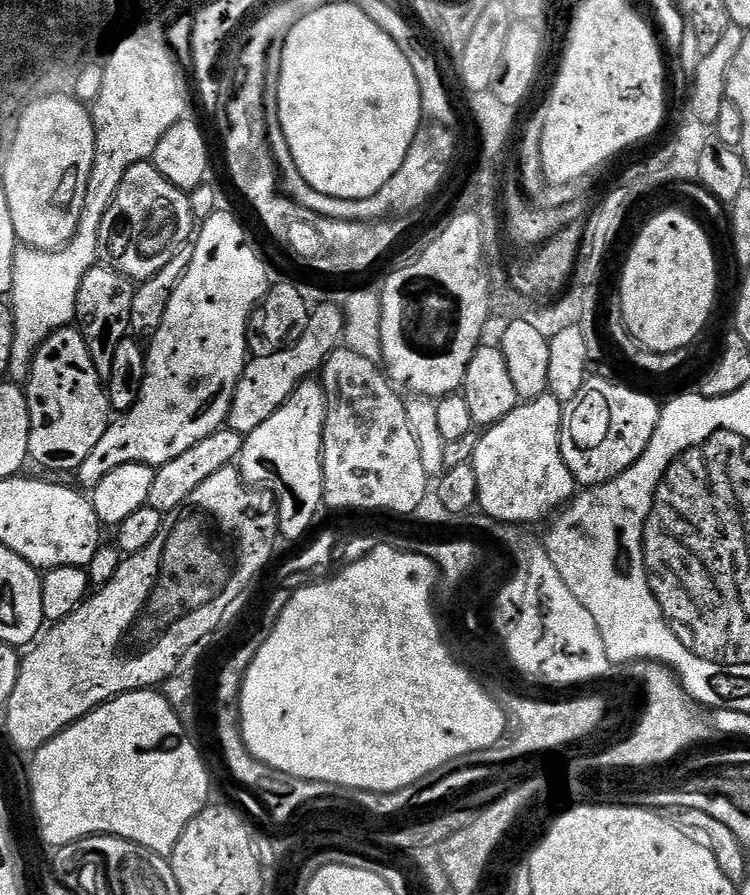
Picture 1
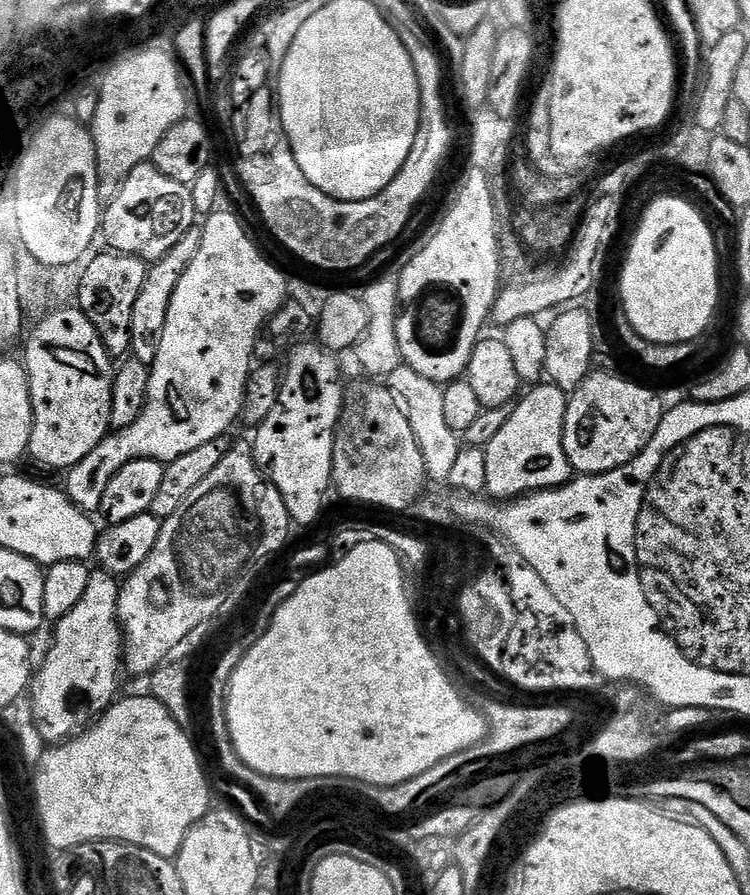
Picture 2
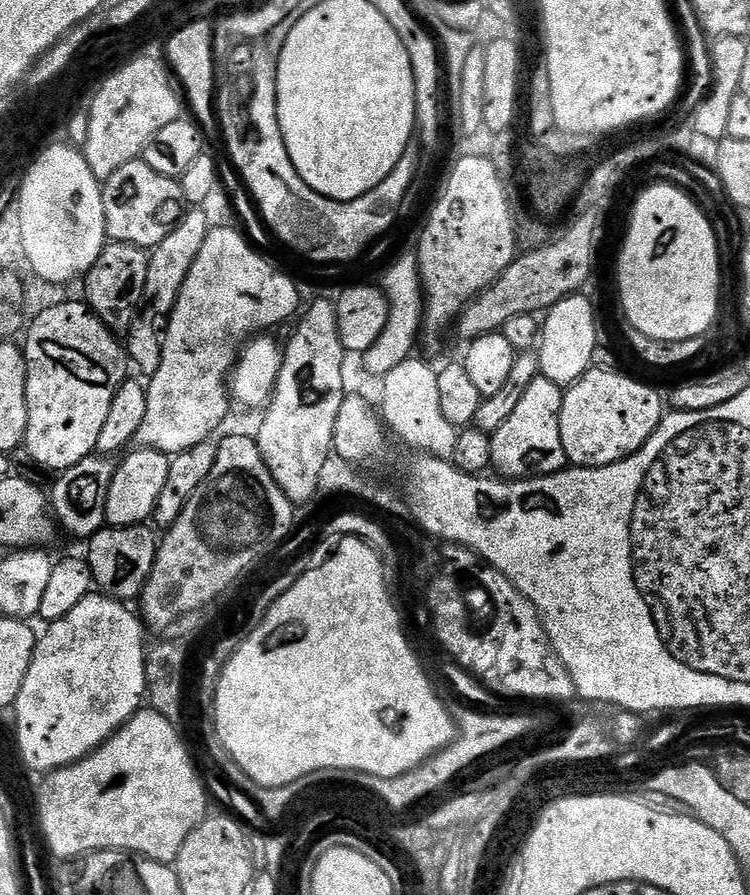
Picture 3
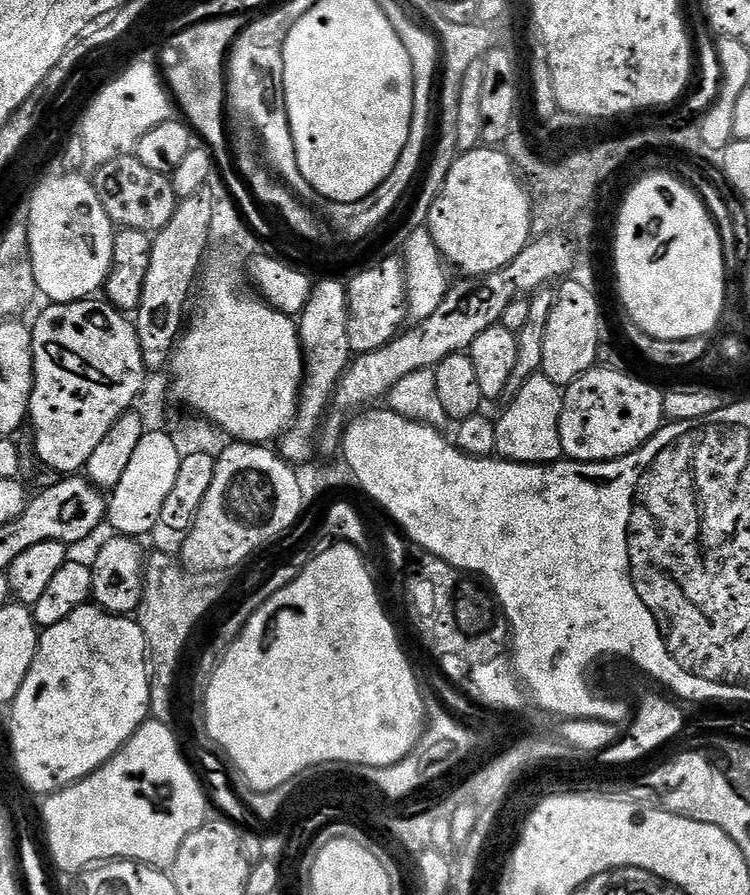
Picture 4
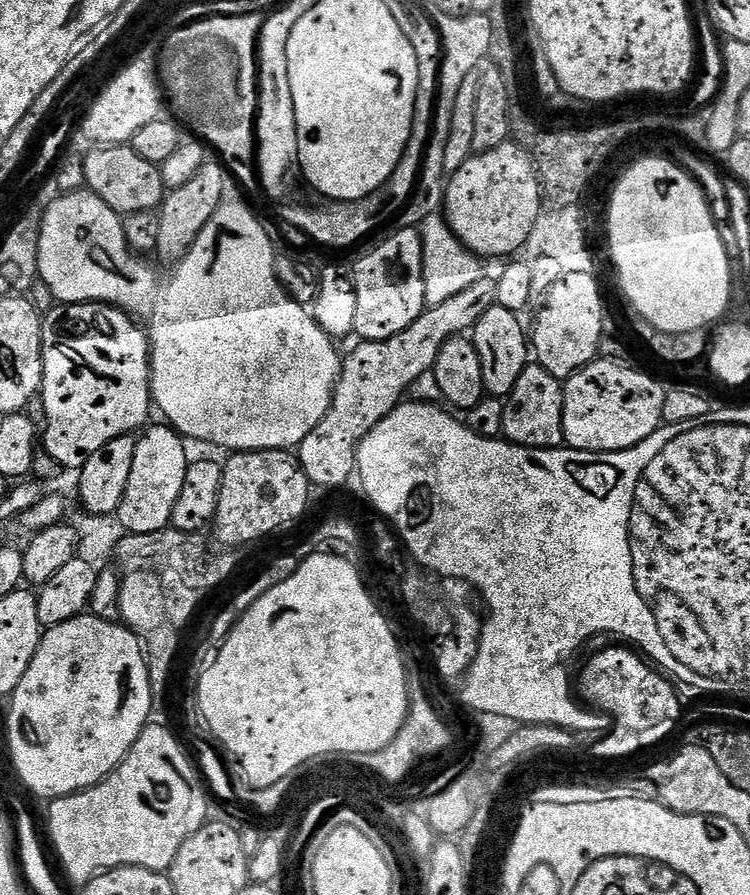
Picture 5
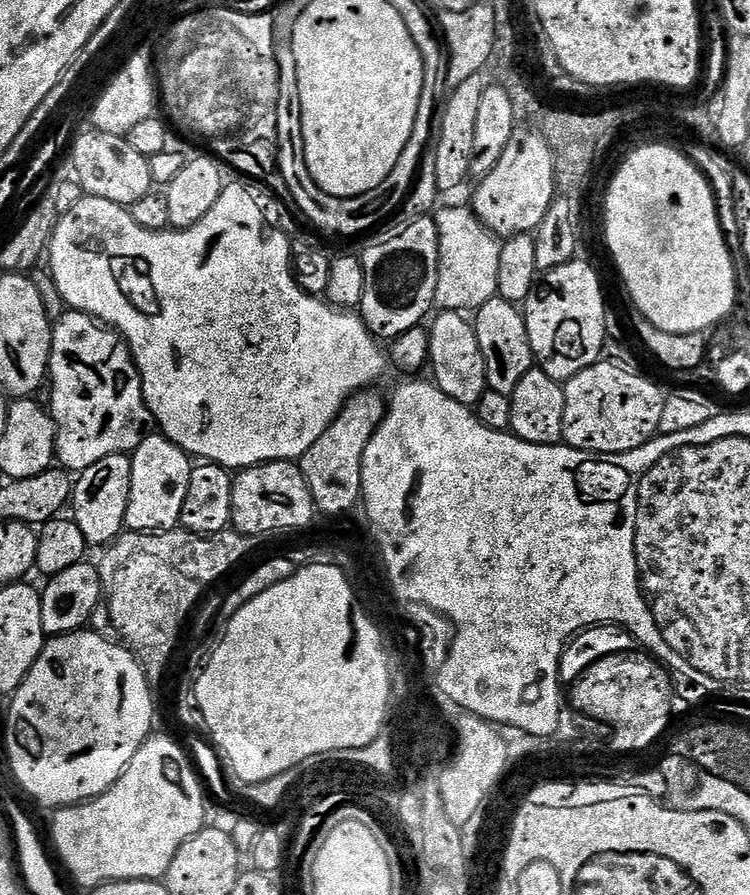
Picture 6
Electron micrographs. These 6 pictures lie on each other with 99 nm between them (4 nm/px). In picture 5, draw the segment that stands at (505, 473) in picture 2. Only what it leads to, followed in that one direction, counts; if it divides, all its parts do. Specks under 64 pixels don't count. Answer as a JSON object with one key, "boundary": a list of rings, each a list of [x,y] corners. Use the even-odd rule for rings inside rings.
{"boundary":[[[530,362],[522,370],[514,390],[506,397],[504,405],[504,435],[509,444],[527,448],[562,448],[564,427],[562,410],[564,409],[564,385],[547,372],[541,364]]]}

